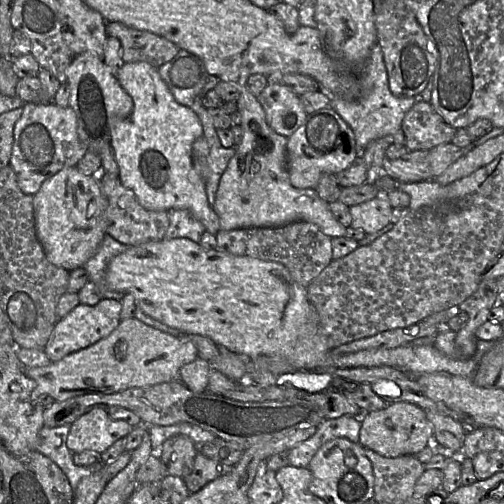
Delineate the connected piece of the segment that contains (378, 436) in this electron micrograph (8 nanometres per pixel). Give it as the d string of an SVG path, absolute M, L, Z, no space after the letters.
M388 402L385 408L363 413L359 431L359 444L381 456L396 458L404 455L416 455L428 444L433 443L433 427L426 412L409 402Z

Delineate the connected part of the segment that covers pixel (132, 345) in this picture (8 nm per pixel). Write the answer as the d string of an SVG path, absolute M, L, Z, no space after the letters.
M136 318L123 320L107 337L95 344L71 353L59 361L51 362L47 366L24 368L24 374L36 382L32 391L32 399L39 395L48 394L54 401L62 402L75 396L85 394L115 394L129 388L157 385L171 382L178 378L182 366L197 358L195 344L185 335L173 336Z

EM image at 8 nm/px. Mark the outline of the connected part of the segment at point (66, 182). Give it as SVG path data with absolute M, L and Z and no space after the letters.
M76 166L67 167L47 179L33 196L36 236L46 259L69 272L83 265L97 252L107 234L108 202L95 175L85 175Z

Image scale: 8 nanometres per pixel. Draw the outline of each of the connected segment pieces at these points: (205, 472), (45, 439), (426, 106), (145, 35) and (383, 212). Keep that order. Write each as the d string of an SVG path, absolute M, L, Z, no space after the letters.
M199 450L191 474L183 480L189 493L196 493L211 481L232 472L235 465L205 457Z
M70 424L53 428L43 427L39 432L35 451L48 457L63 471L74 491L82 478L98 471L104 464L101 461L90 466L77 466L74 463L74 453L67 447L70 428Z
M416 101L405 114L401 130L405 136L404 146L410 152L430 151L438 145L450 143L456 133L456 128L445 123L430 102L425 101Z
M106 22L106 32L120 41L124 62L144 61L155 68L170 61L180 48L149 31L137 30L121 22Z
M378 195L364 203L350 206L349 209L352 217L350 227L372 234L390 223L393 208L386 195Z

